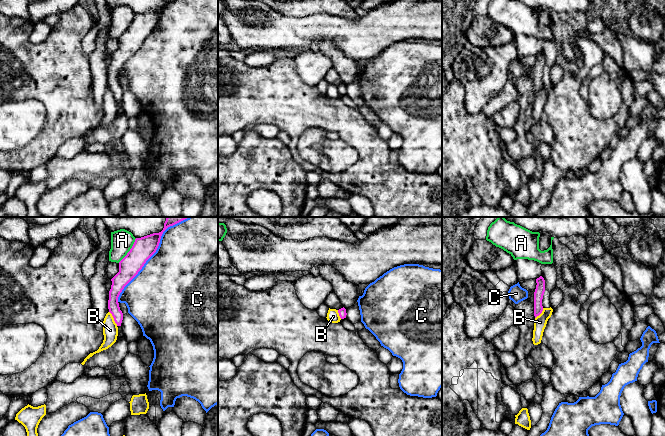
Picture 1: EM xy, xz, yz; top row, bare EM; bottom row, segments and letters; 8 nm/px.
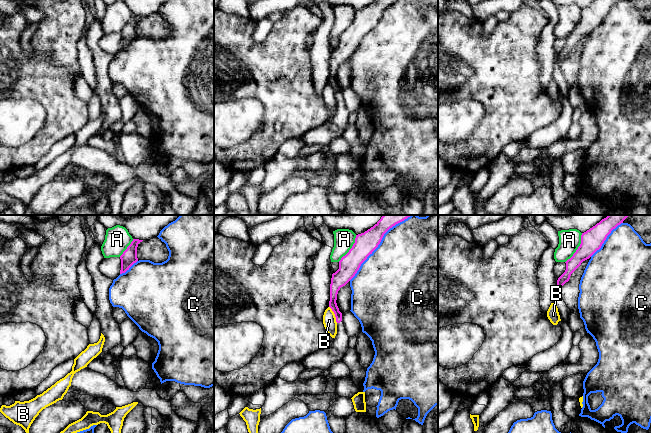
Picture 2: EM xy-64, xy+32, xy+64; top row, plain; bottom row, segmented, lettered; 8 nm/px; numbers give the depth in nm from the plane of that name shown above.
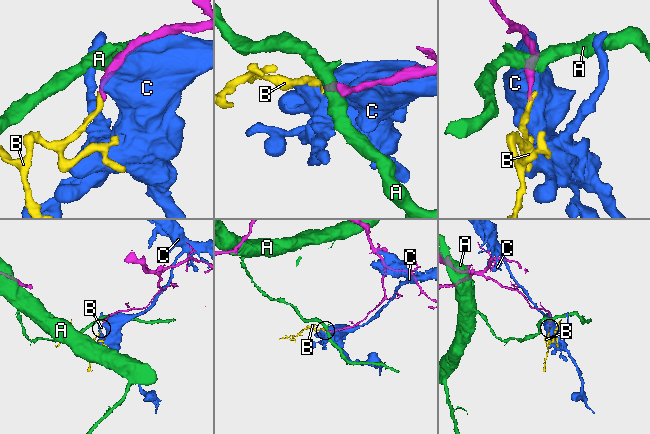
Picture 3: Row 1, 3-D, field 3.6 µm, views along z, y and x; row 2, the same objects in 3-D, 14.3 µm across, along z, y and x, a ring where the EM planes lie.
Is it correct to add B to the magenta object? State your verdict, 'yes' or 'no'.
no

